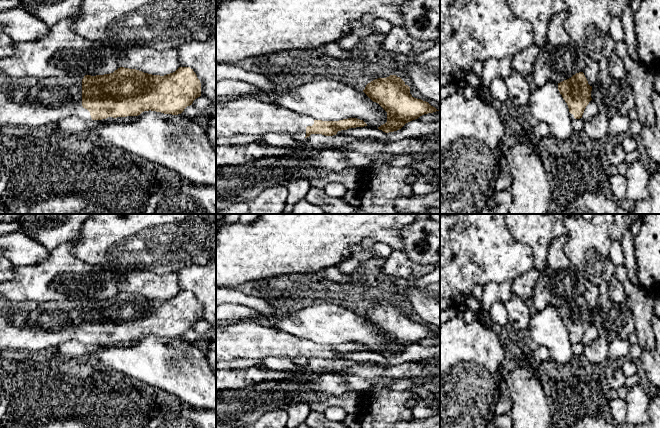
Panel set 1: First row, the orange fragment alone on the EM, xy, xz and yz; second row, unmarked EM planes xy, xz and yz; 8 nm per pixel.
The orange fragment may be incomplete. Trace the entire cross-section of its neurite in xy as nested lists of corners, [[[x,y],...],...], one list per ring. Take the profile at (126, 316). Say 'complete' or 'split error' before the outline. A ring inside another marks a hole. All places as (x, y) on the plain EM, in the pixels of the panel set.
split error; [[[124,291],[104,299],[64,298],[46,303],[11,301],[0,297],[0,349],[32,352],[57,348],[71,340],[90,345],[138,340],[149,334],[178,339],[200,320],[200,304],[190,291],[179,291],[164,300]]]

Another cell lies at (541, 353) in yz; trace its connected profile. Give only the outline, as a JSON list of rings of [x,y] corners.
[[[538,346],[535,350],[535,357],[537,361],[546,361],[550,359],[550,354],[546,347]]]

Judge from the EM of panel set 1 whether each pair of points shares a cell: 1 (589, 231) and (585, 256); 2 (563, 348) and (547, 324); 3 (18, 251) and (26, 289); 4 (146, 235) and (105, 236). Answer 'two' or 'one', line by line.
1: one
2: one
3: two
4: one

